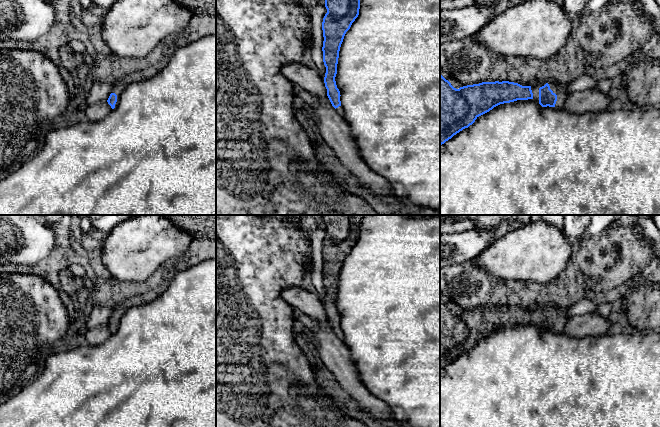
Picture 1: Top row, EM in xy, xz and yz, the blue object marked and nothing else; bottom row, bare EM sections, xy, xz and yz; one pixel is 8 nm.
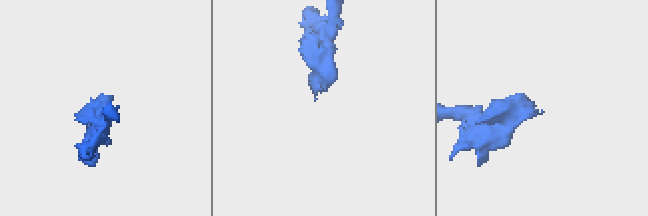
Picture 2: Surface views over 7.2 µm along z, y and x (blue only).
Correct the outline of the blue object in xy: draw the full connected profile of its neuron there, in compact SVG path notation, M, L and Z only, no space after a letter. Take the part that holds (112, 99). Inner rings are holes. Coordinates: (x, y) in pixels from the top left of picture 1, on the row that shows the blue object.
M120 79L113 84L111 94L107 100L112 109L117 107L119 96L127 85L128 83L124 79Z

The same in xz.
M325 0L325 7L327 13L322 22L324 37L322 51L326 67L324 83L332 106L343 116L341 95L335 77L340 47L346 32L359 15L360 0Z

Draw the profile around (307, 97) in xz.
M303 90L302 92L298 93L298 96L302 98L313 109L316 108L316 99L310 93Z

